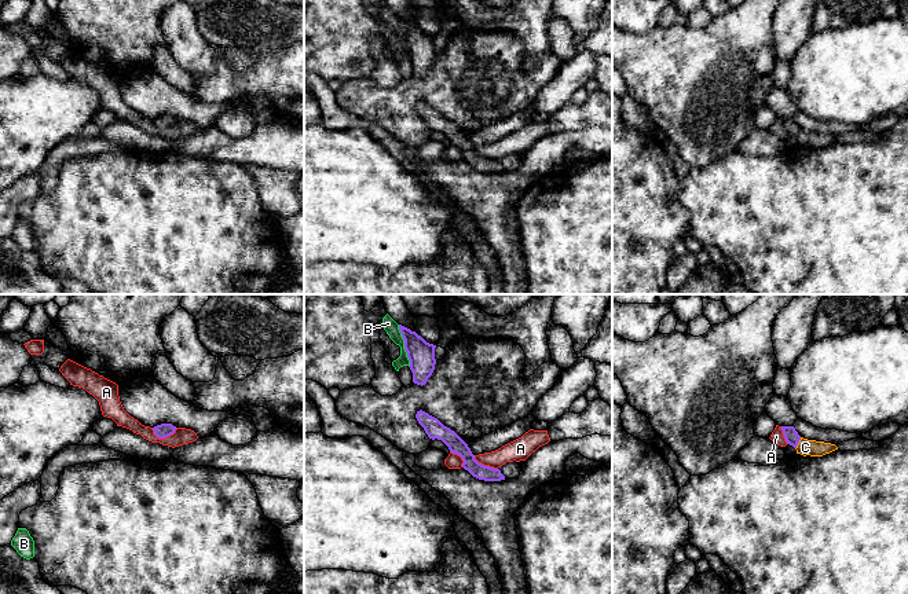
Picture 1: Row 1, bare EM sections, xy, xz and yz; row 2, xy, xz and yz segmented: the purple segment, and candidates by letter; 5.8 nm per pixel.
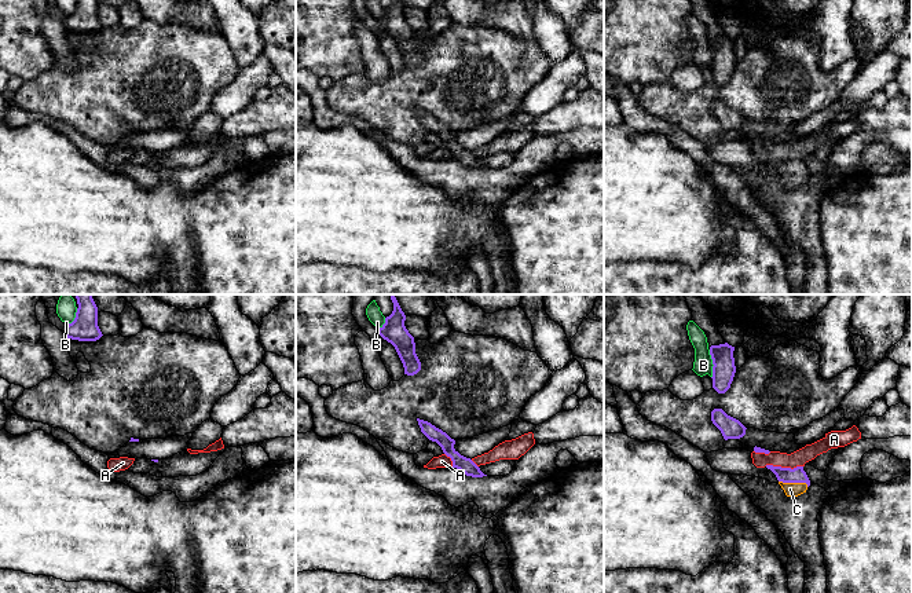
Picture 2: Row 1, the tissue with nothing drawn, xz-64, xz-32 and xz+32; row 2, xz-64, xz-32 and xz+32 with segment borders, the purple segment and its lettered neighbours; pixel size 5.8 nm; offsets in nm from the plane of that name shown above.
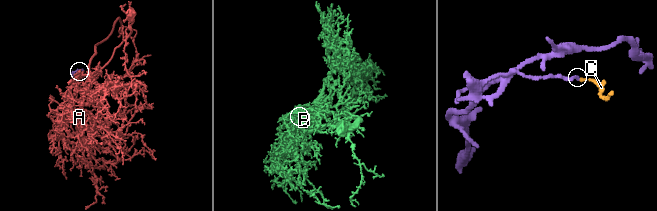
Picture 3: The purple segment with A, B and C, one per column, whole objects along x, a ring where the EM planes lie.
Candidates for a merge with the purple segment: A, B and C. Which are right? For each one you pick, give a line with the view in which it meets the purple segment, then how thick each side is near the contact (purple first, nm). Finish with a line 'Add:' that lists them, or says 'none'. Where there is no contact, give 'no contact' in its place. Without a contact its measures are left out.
C: contact in yz; calibres 90 and 100 nm
Add: C

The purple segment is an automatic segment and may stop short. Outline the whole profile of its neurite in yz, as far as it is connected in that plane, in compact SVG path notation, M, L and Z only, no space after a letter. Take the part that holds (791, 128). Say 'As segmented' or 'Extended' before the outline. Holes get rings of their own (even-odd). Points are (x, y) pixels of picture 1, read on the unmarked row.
Extended. M781 118L781 122L787 136L792 138L797 146L803 148L823 148L838 142L835 136L801 129L794 118Z

